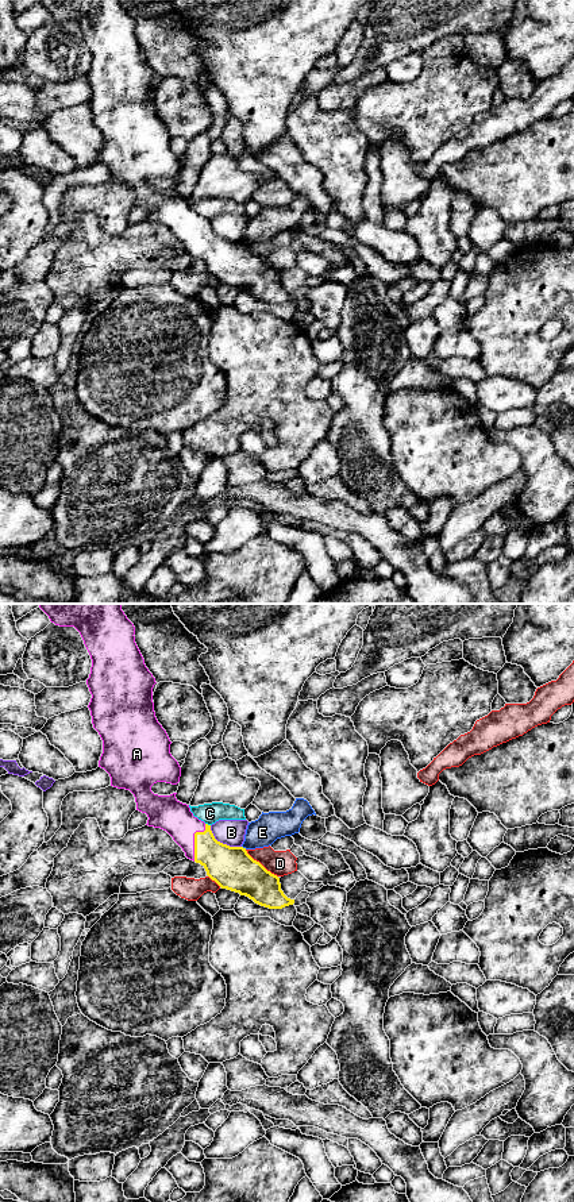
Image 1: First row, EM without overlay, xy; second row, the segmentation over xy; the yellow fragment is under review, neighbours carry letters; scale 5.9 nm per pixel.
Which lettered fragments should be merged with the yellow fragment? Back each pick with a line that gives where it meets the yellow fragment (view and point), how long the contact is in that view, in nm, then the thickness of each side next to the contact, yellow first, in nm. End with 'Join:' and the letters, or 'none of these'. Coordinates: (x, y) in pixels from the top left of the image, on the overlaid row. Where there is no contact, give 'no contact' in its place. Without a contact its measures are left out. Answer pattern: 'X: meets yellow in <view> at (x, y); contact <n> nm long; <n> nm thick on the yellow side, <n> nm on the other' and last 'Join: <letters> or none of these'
A: meets yellow in xy at (195, 840); contact 240 nm long; 240 nm thick on the yellow side, 200 nm on the other
Join: A

